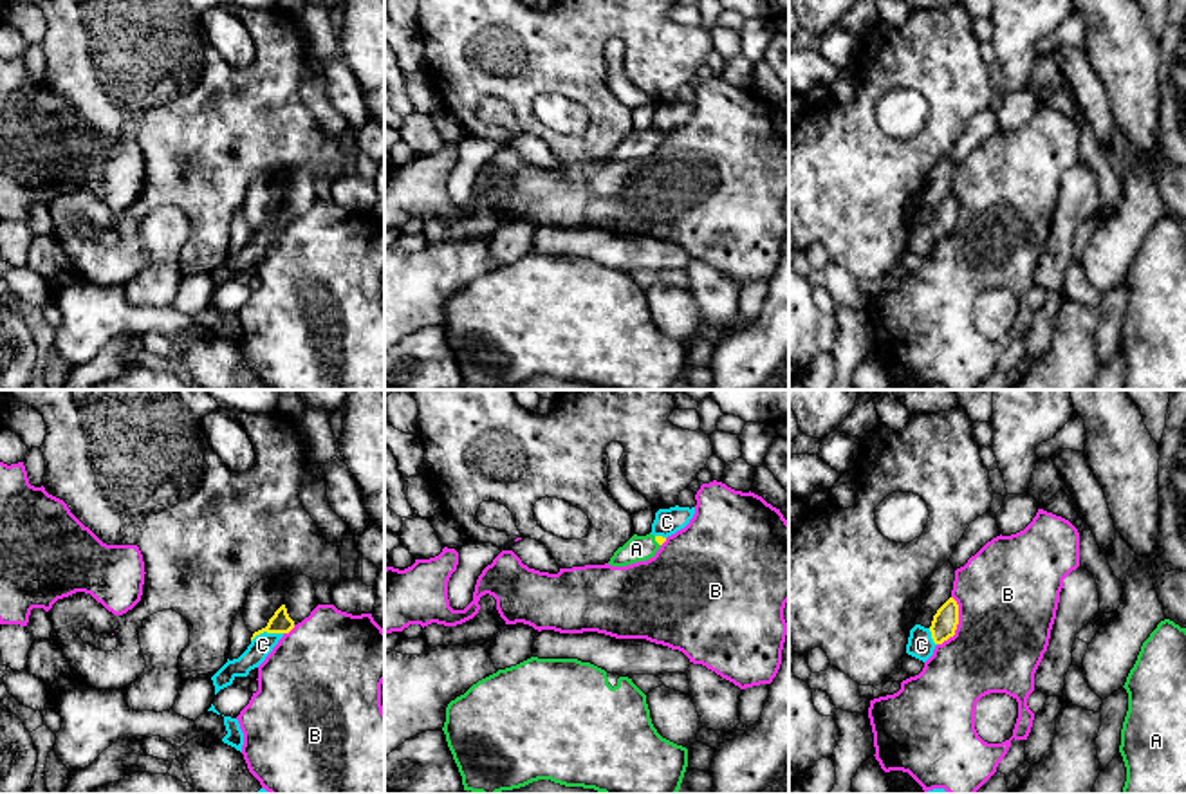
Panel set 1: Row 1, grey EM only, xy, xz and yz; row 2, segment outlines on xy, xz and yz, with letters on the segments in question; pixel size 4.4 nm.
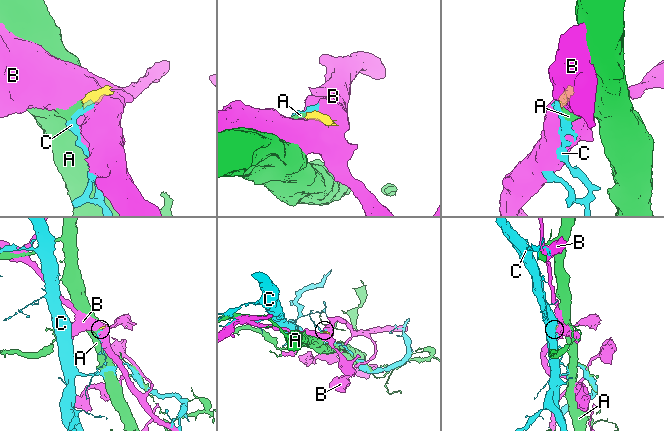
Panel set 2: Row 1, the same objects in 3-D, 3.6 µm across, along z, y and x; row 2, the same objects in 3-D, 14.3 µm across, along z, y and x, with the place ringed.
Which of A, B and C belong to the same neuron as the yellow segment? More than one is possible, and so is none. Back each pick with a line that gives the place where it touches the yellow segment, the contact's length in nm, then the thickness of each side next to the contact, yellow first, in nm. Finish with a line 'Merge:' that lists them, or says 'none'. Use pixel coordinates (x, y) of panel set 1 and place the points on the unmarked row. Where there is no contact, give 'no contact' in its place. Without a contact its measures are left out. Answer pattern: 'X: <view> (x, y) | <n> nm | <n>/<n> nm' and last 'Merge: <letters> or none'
A: xz (656, 136) | 50 nm | 40/110 nm
Merge: A

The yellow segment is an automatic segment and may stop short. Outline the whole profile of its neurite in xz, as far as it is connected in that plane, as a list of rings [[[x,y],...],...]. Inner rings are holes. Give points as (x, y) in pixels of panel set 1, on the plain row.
[[[634,130],[623,143],[619,143],[610,153],[608,161],[626,162],[637,157],[646,157],[655,152],[661,141],[666,137],[662,132],[637,132]]]

